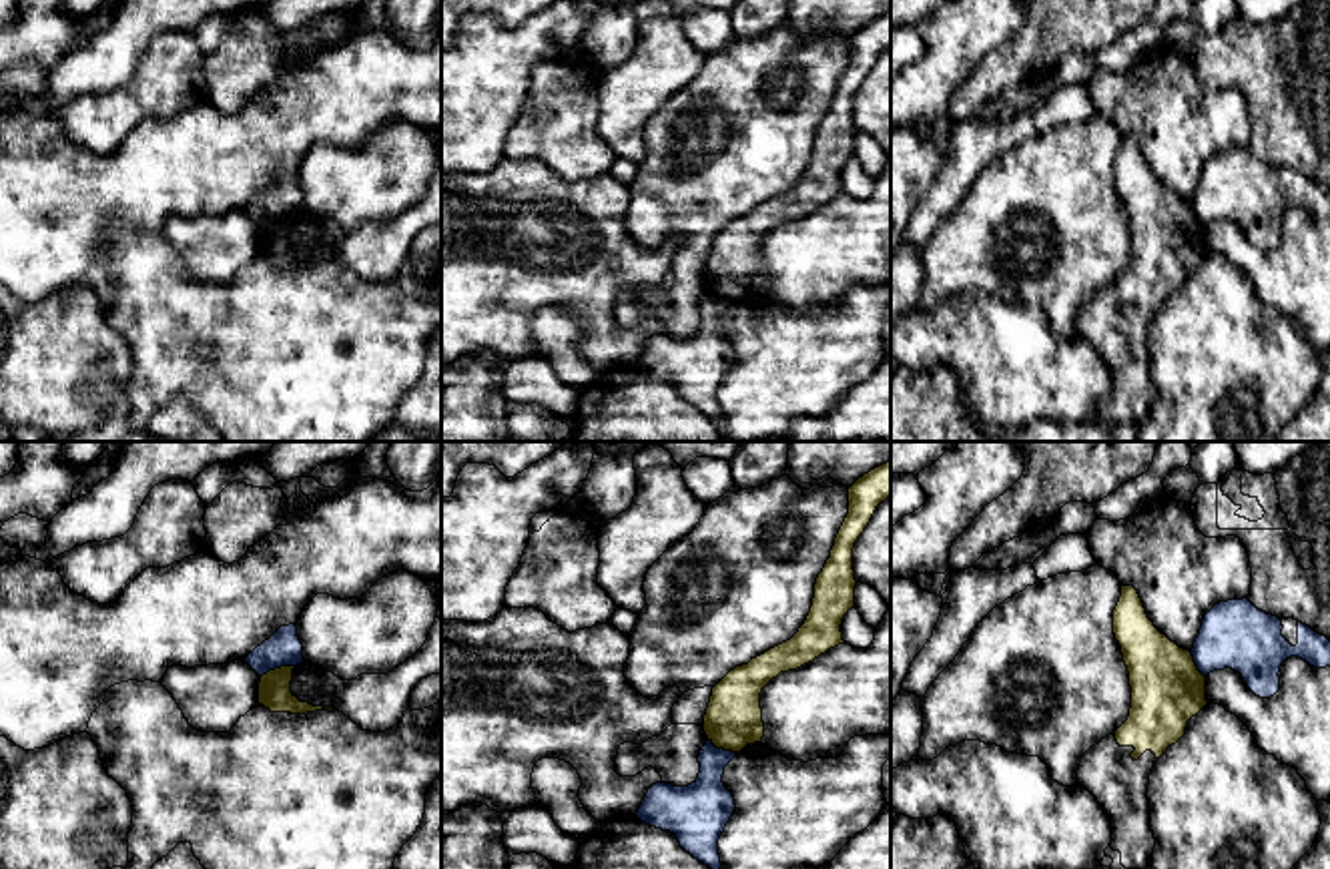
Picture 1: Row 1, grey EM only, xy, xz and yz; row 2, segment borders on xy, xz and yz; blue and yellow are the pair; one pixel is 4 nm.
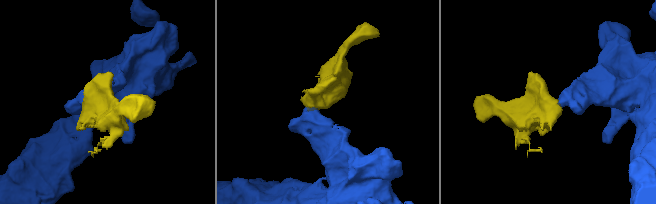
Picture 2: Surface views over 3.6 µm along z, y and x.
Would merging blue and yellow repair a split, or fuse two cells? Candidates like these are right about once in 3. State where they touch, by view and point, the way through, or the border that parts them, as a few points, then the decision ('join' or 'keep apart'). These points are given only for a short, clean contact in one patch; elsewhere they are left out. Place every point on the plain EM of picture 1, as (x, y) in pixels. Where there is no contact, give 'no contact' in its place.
xy (277, 217) | along xy (293, 215), (269, 219), (261, 227) | keep apart

